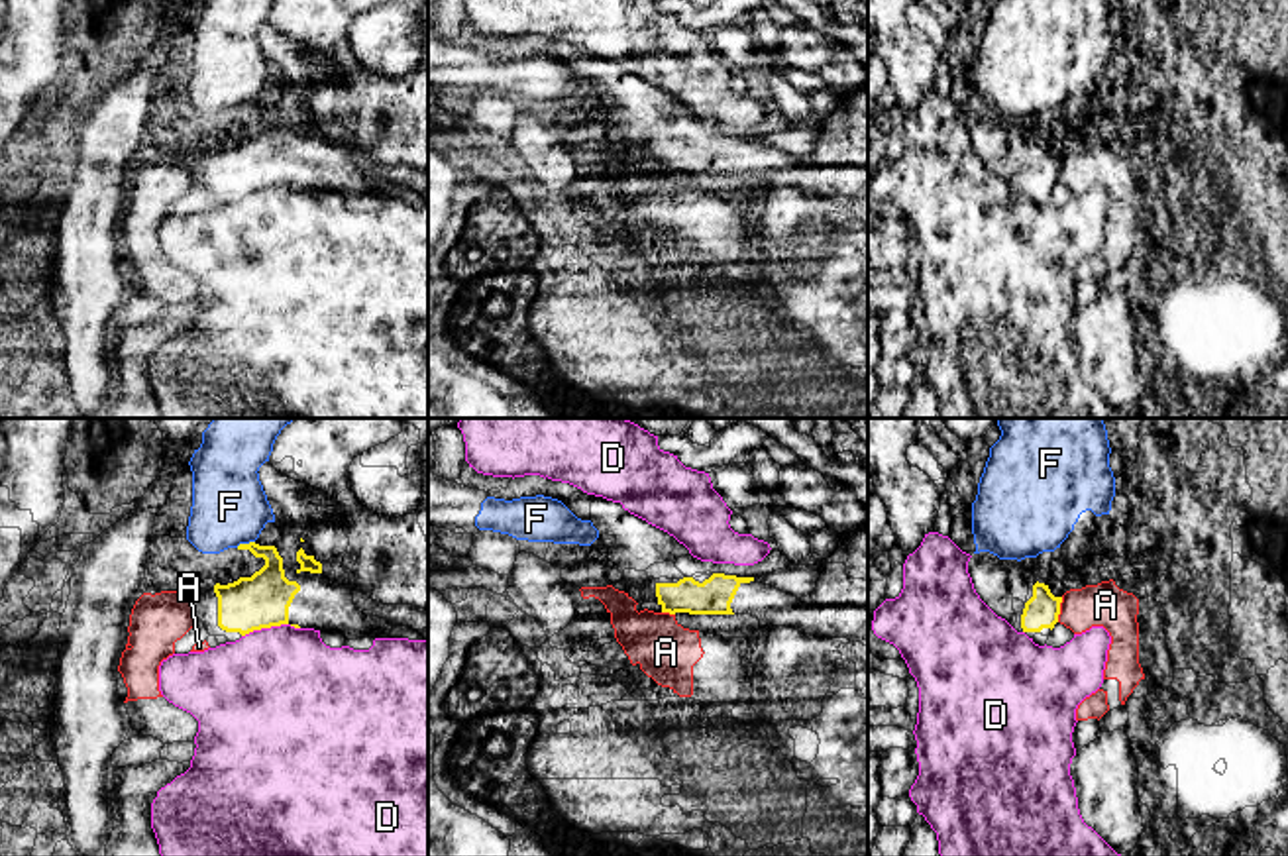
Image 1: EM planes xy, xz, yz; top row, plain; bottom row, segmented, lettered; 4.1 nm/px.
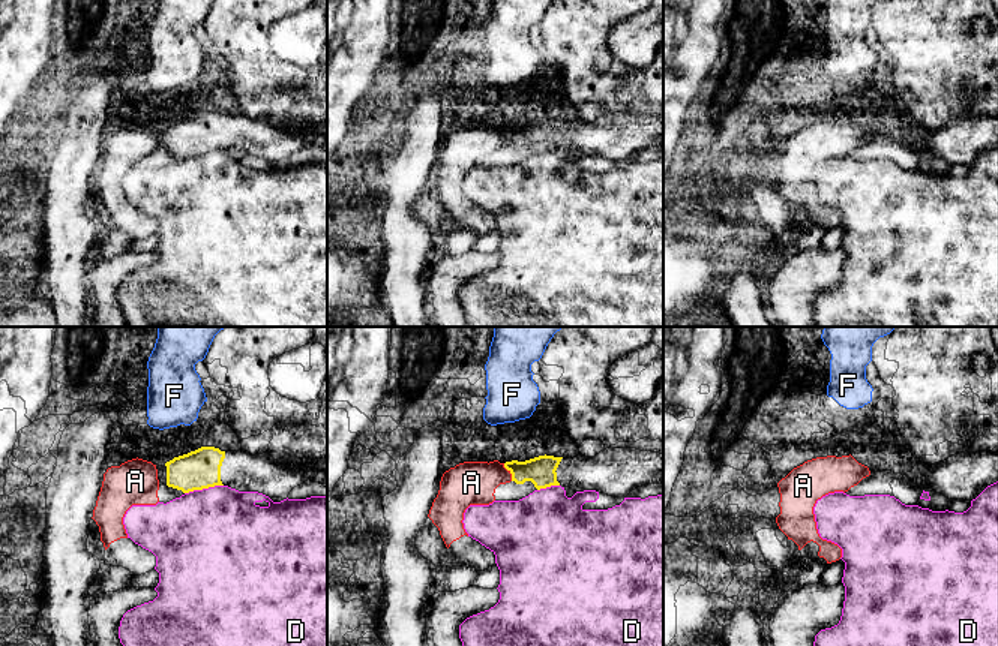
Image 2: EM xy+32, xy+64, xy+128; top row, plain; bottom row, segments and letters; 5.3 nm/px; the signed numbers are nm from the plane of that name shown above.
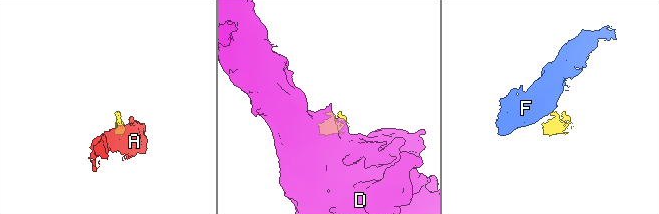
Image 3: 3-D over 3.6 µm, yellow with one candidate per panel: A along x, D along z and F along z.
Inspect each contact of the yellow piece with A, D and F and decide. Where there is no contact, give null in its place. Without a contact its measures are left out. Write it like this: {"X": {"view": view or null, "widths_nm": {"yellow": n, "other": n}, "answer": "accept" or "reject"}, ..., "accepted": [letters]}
{"A": {"view": "yz", "widths_nm": {"yellow": 140, "other": 180}, "answer": "reject"}, "D": {"view": "xy", "widths_nm": {"yellow": 220, "other": 500}, "answer": "reject"}, "F": {"view": "xy", "widths_nm": {"yellow": 220, "other": 300}, "answer": "reject"}, "accepted": []}

